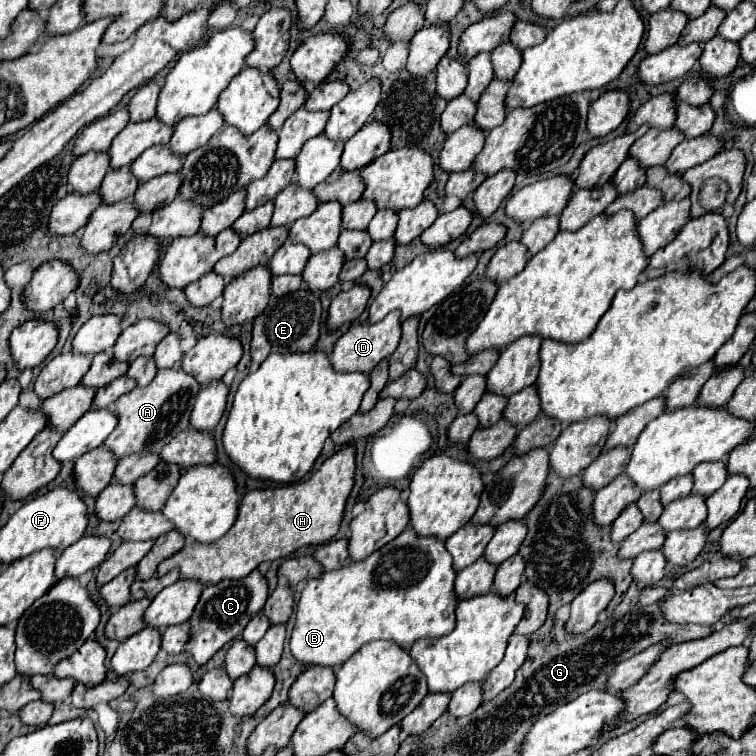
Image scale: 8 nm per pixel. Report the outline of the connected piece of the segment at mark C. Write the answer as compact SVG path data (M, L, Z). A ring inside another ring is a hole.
M253 570L249 576L241 580L225 580L225 582L207 586L189 620L191 640L187 644L187 654L193 656L197 664L205 664L229 640L237 638L247 626L247 622L251 620L251 616L255 616L265 606L265 600L269 596L267 588L269 588L267 578L259 570Z

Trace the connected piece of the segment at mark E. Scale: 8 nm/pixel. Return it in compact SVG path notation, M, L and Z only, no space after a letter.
M299 288L293 294L281 298L271 298L267 308L253 322L253 340L251 340L251 358L255 364L261 364L271 352L309 352L319 338L321 328L321 300L309 288Z

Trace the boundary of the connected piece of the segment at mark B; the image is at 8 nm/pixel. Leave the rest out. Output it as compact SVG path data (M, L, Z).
M407 526L395 540L375 550L371 556L359 562L345 564L333 572L325 572L319 578L307 580L299 606L297 620L291 632L291 652L301 664L341 666L363 644L373 640L397 642L403 648L419 638L441 638L455 628L455 608L459 604L455 596L453 558L445 550L445 542L439 538L423 538L411 526Z

